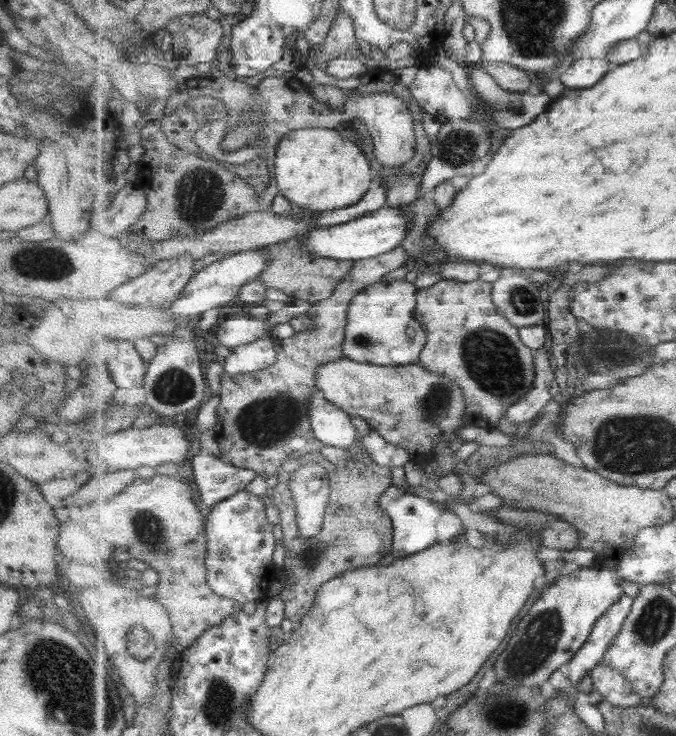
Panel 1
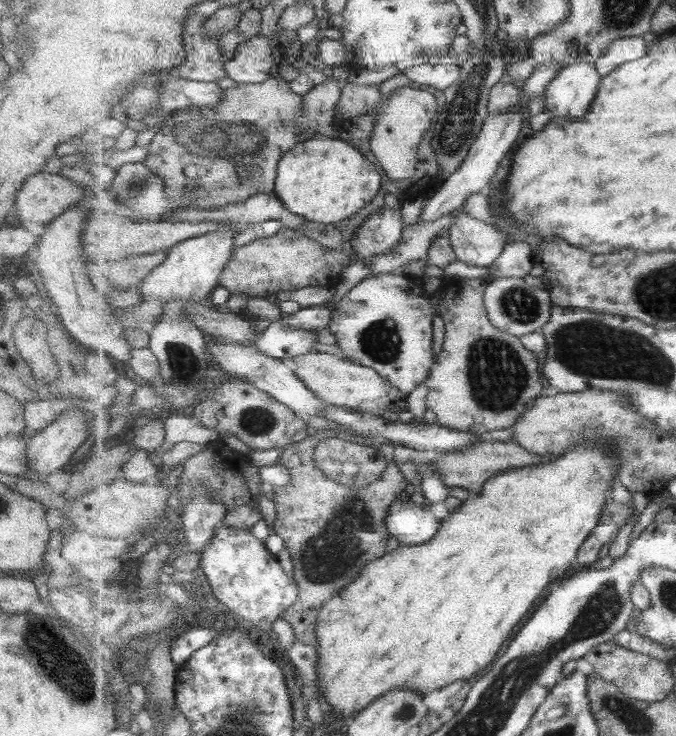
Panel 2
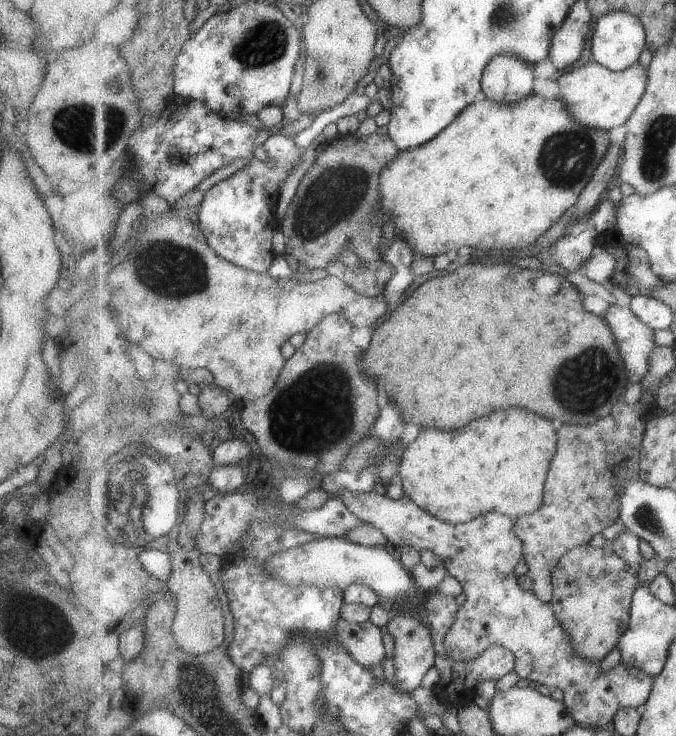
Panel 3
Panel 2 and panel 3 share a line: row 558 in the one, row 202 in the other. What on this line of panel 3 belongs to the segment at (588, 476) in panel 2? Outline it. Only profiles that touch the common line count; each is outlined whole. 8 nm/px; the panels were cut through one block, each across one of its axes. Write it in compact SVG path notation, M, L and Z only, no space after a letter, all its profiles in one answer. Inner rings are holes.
M535 92L526 99L515 104L504 105L484 95L474 103L471 103L454 123L451 123L445 130L442 130L433 140L427 141L421 147L411 149L409 151L401 151L398 158L391 161L381 174L381 190L380 210L379 214L382 220L390 220L394 223L395 238L400 235L412 247L416 256L434 257L439 254L447 254L450 251L461 250L464 254L471 248L504 248L509 254L512 254L517 248L531 248L534 242L541 234L545 234L565 212L577 204L583 189L590 183L591 177L594 175L596 168L602 163L602 160L610 151L611 134L603 129L591 128L590 126L581 124L576 121L566 102L557 95L543 96Z

